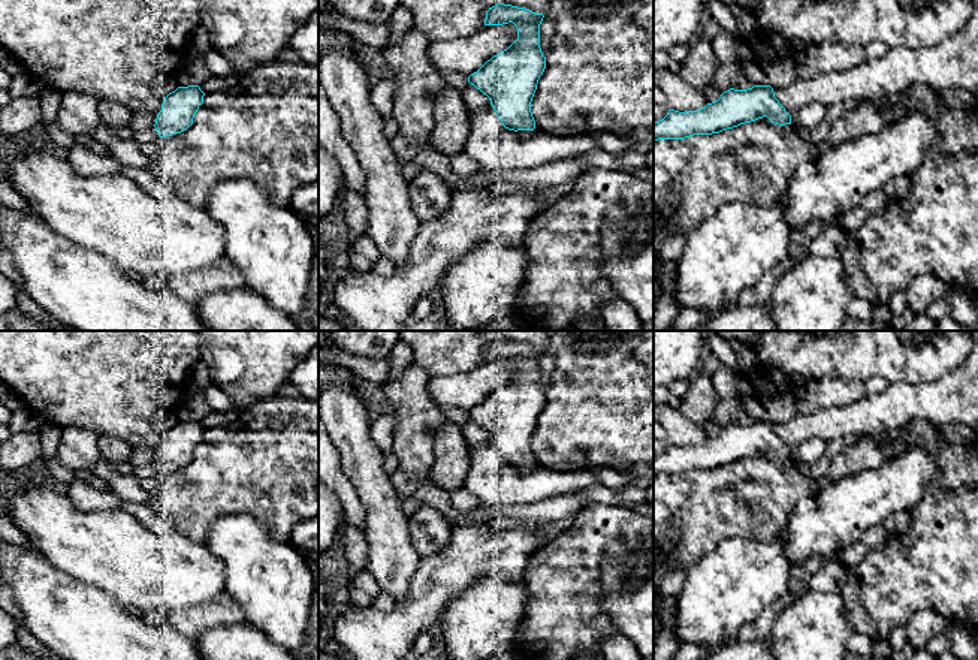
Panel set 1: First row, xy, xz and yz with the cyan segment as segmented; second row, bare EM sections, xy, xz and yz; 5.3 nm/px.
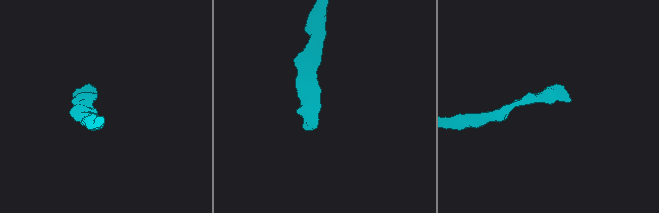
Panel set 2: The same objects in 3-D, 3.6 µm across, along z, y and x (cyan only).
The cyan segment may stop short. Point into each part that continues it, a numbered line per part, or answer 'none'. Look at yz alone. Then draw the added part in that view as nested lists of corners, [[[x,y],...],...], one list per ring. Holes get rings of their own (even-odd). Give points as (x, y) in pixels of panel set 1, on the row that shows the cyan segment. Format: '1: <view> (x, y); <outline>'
1: yz (953, 63); [[[978,12],[956,33],[926,48],[890,48],[881,58],[811,79],[797,78],[775,97],[790,115],[809,103],[830,106],[848,99],[885,102],[890,96],[923,84],[936,90],[978,91]]]

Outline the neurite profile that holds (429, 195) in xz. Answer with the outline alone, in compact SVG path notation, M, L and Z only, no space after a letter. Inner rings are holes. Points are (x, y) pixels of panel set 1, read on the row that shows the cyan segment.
M420 169L408 183L408 195L413 211L422 223L437 219L447 210L453 189L429 169Z

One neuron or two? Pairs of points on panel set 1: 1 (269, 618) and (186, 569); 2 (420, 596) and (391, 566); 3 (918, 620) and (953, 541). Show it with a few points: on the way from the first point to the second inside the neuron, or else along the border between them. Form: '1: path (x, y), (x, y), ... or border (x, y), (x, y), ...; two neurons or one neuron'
1: border (219, 557), (223, 566), (223, 584), (228, 591); two neurons
2: border (420, 558), (408, 591), (395, 602); two neurons
3: border (950, 623), (932, 609), (917, 609), (903, 624); two neurons

